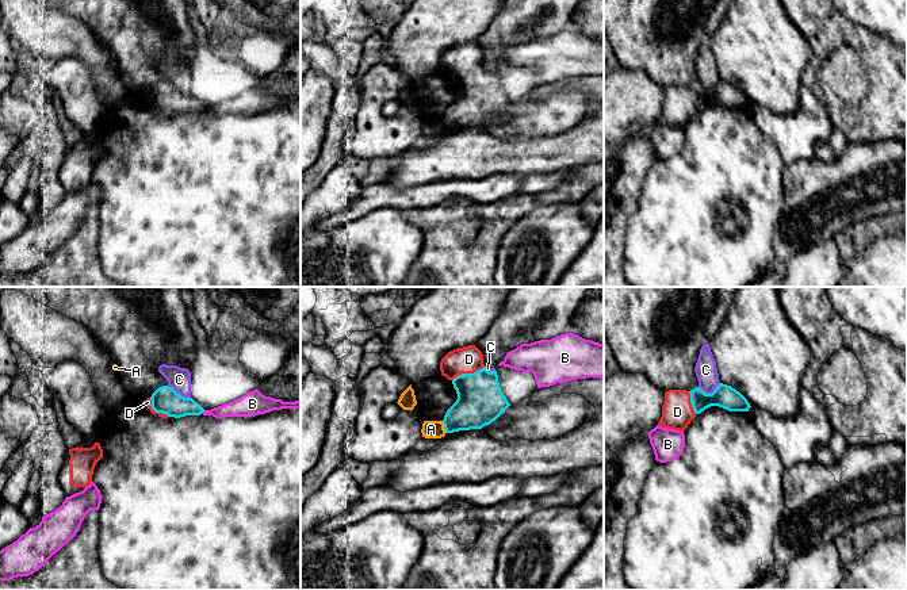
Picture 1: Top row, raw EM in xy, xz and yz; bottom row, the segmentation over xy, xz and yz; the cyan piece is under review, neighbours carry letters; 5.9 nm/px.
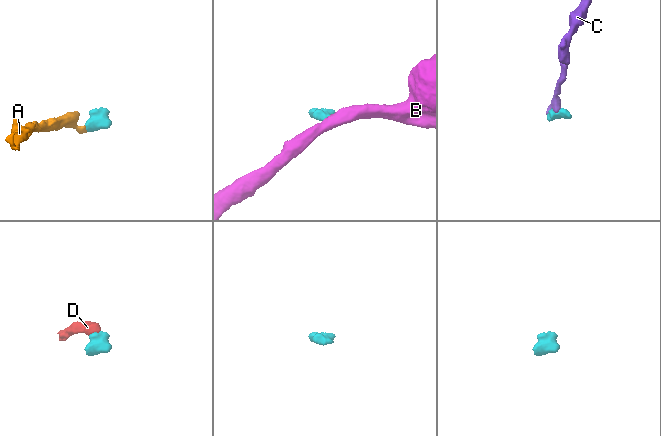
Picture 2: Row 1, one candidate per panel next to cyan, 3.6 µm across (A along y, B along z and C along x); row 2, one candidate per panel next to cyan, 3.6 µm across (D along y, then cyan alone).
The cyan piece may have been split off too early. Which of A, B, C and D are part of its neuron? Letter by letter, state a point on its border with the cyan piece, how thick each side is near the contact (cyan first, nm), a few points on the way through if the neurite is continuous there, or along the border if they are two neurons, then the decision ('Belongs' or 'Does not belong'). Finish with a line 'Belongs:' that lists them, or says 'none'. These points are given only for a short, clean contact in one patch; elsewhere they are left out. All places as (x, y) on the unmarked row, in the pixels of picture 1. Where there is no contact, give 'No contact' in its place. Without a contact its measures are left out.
A: Touches cyan at xz (444, 123). Thickness 260 nm (cyan) against 110 nm. Boundary: xz (441, 118), (447, 129). Does not belong
B: Touches cyan at xy (202, 108). Thickness 160 nm (cyan) against 120 nm. Boundary: xy (205, 107), (201, 110). Does not belong
C: Touches cyan at yz (710, 91). Thickness 140 nm (cyan) against 130 nm. Boundary: yz (720, 80), (711, 89), (704, 89), (699, 84). Does not belong
D: Touches cyan at xz (467, 71). Thickness 280 nm (cyan) against 160 nm. Path across: xz (479, 99), (478, 87), (467, 71), (469, 56). Belongs
Belongs: D

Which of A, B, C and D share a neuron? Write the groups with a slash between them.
A / B / C / D

